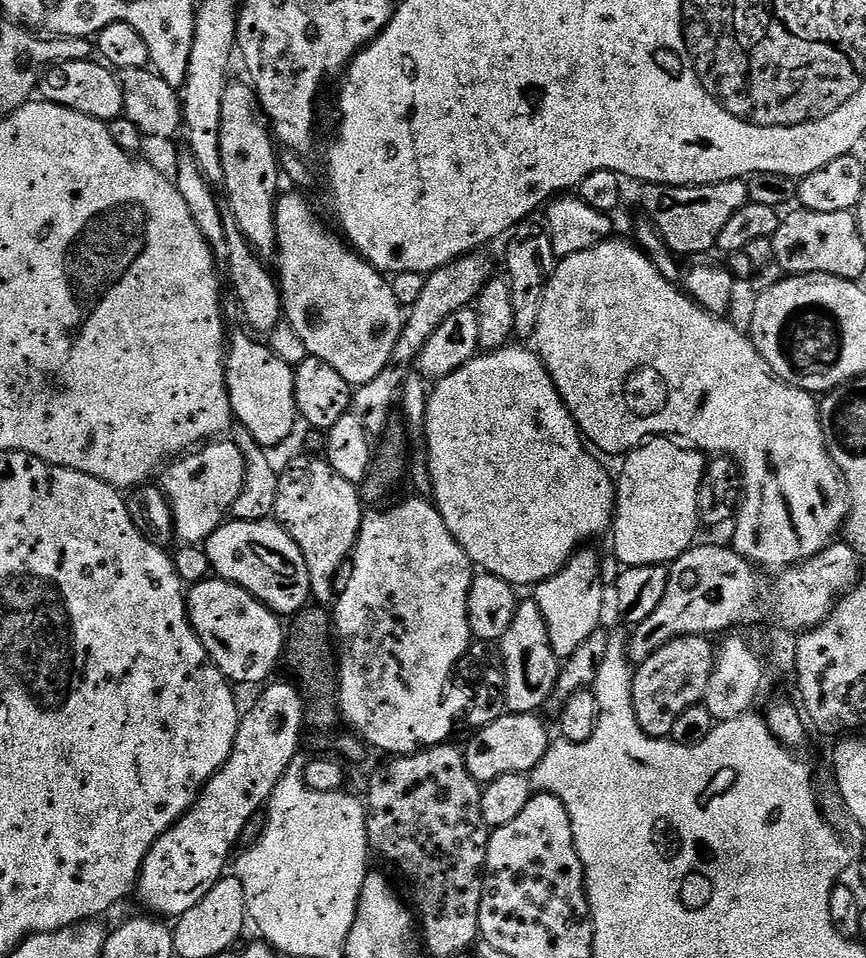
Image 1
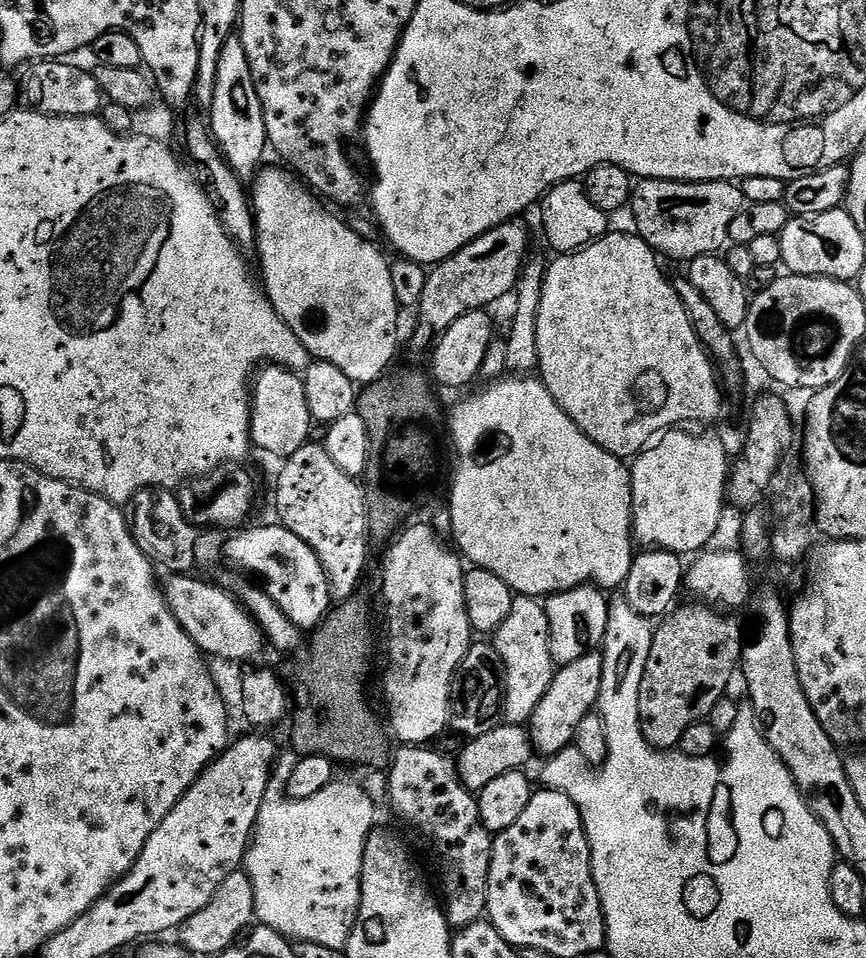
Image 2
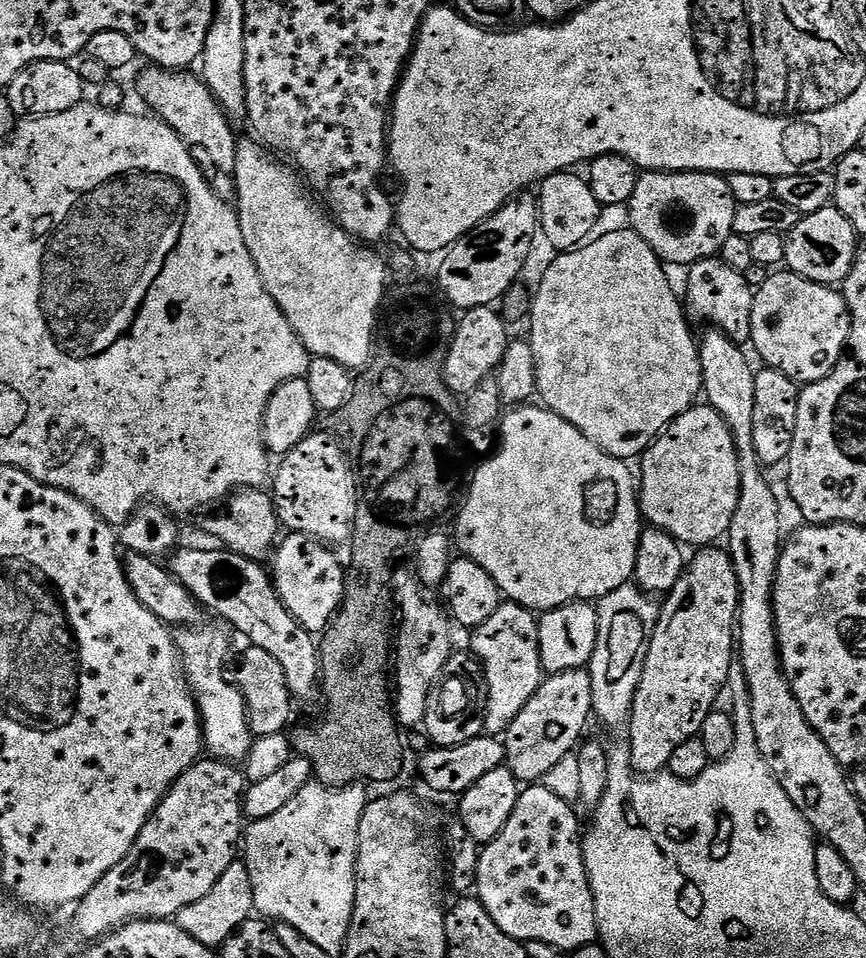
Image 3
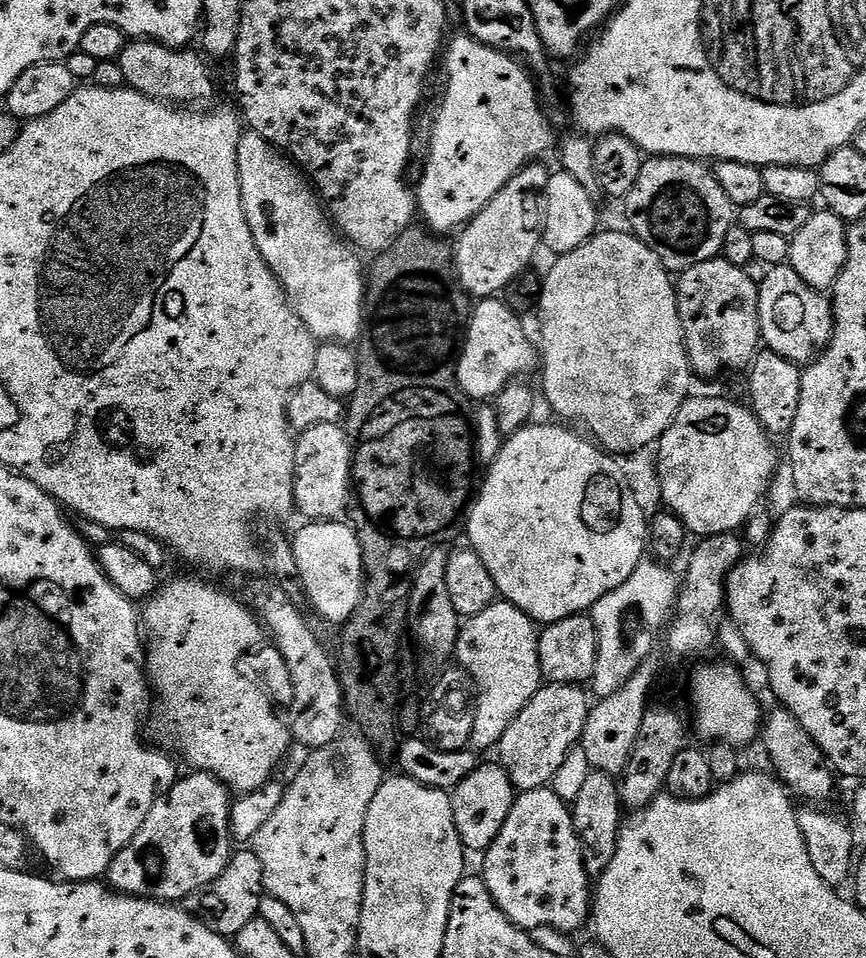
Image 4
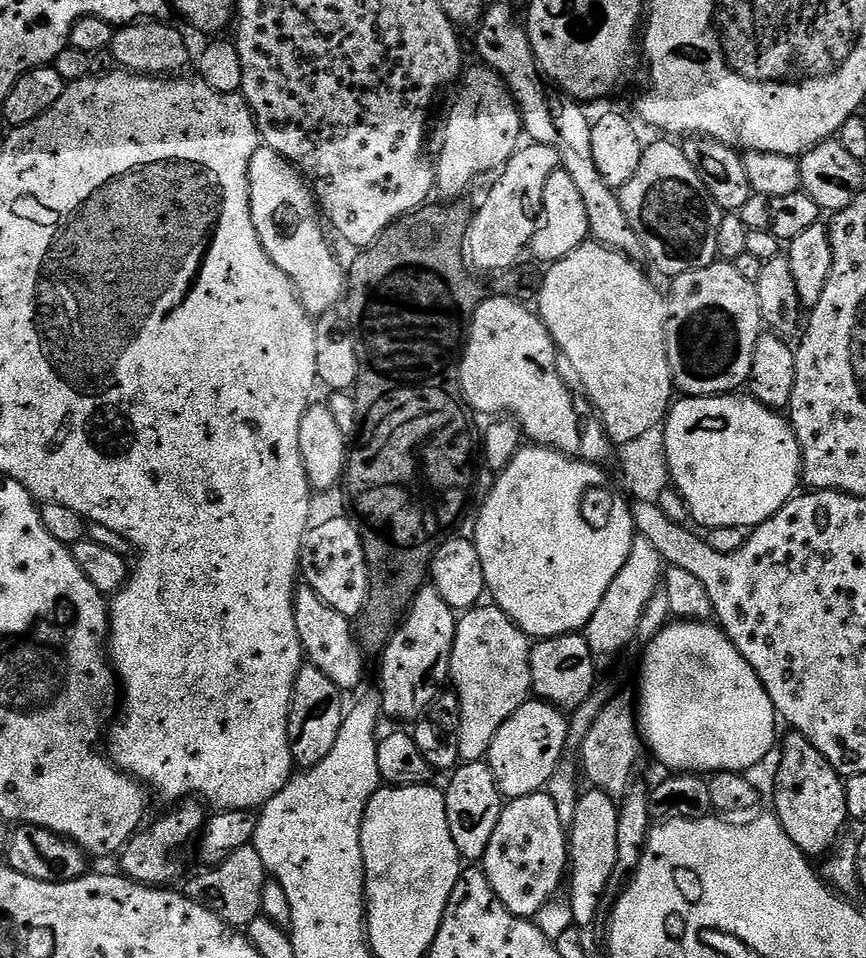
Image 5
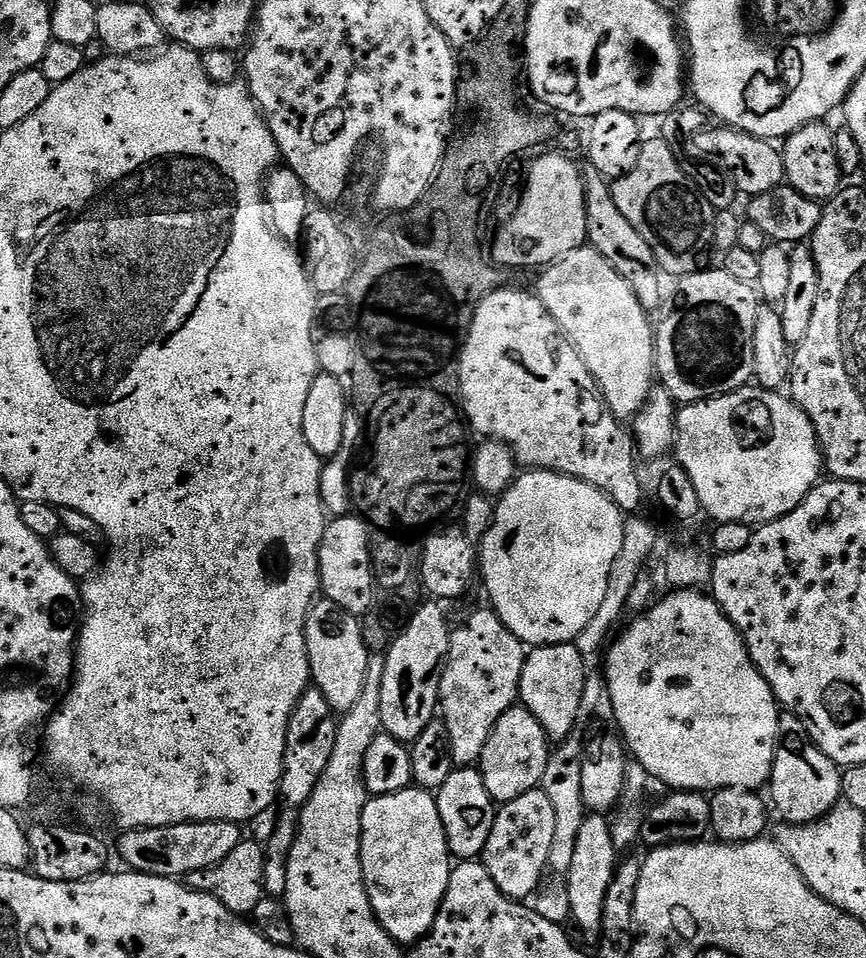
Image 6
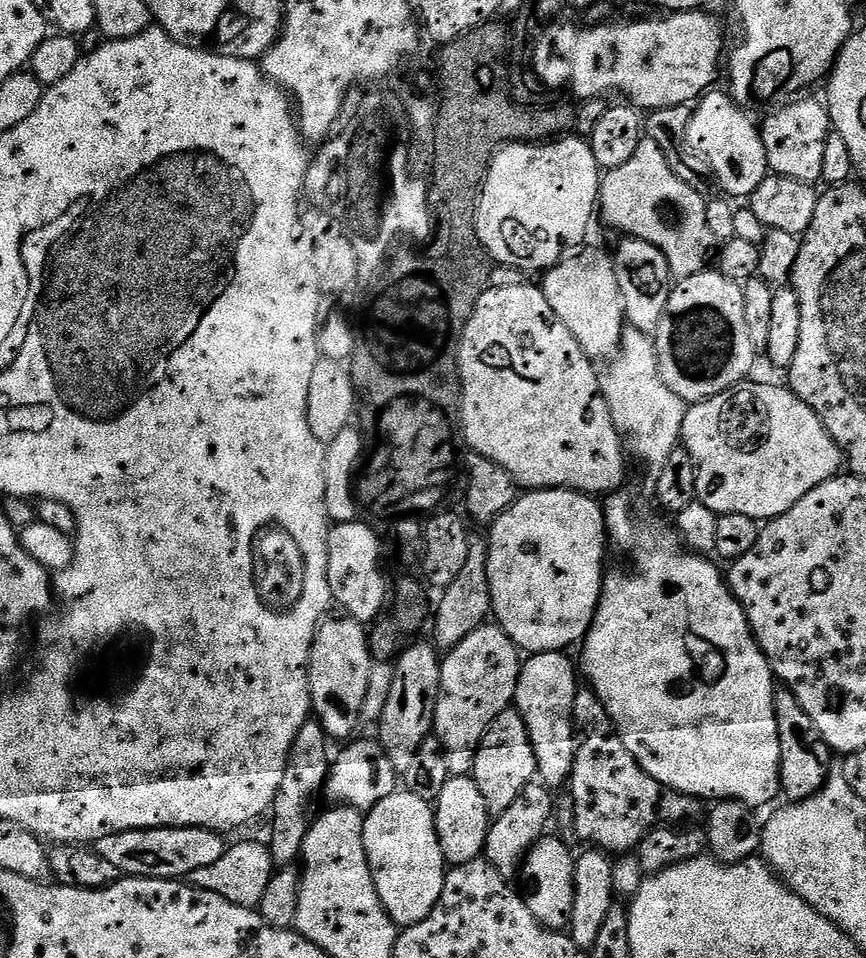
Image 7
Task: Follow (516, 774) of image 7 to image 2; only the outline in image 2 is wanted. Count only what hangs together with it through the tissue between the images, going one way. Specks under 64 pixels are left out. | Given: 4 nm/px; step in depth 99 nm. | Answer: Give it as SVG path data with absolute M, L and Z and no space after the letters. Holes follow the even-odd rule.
M590 650L578 662L563 665L553 675L546 694L530 714L532 720L526 724L528 738L533 749L544 758L556 758L564 747L571 745L576 738L578 722L588 716L597 707L600 699L600 679L602 678L602 655L599 651Z

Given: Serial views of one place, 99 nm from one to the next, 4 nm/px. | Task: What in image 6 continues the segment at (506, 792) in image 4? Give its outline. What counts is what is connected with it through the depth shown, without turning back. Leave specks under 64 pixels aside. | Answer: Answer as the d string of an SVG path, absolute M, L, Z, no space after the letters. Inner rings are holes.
M457 767L450 774L450 778L442 782L435 798L442 826L446 830L448 850L453 857L460 862L483 857L486 838L490 838L490 830L494 826L497 805L486 790L486 782L479 767Z

